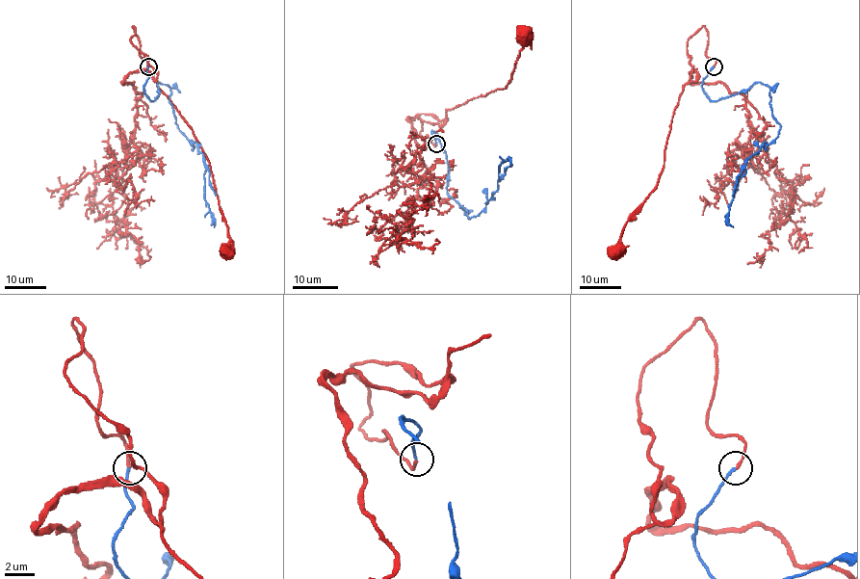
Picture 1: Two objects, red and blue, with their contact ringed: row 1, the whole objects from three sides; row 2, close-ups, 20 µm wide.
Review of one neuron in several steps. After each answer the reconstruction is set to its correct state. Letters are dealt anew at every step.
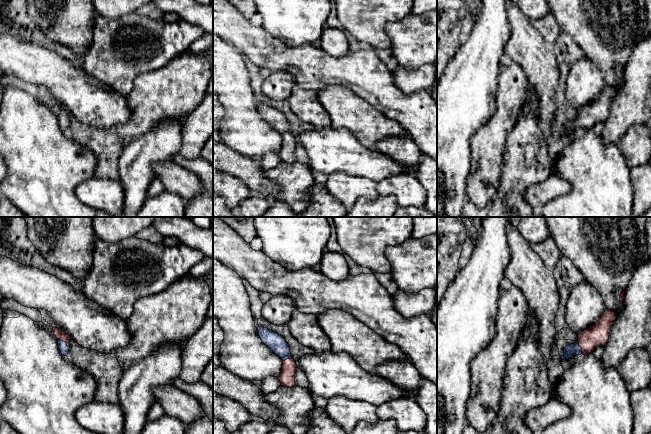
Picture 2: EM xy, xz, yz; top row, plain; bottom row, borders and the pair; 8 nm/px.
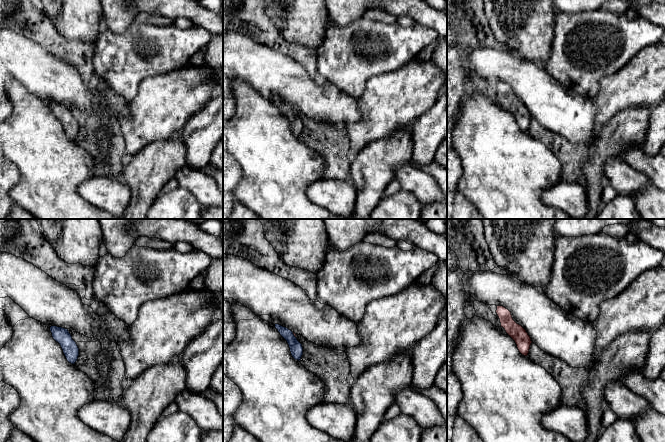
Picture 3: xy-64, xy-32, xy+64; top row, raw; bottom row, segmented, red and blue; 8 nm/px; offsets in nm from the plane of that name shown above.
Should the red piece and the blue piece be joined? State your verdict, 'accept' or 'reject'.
accept

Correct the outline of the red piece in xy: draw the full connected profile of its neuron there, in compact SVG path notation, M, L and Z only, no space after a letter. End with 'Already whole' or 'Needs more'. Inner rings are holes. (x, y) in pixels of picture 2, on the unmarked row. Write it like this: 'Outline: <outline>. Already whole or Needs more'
Outline: M53 103L54 111L58 116L58 123L62 131L67 132L70 125L71 113L65 109L62 105Z. Needs more

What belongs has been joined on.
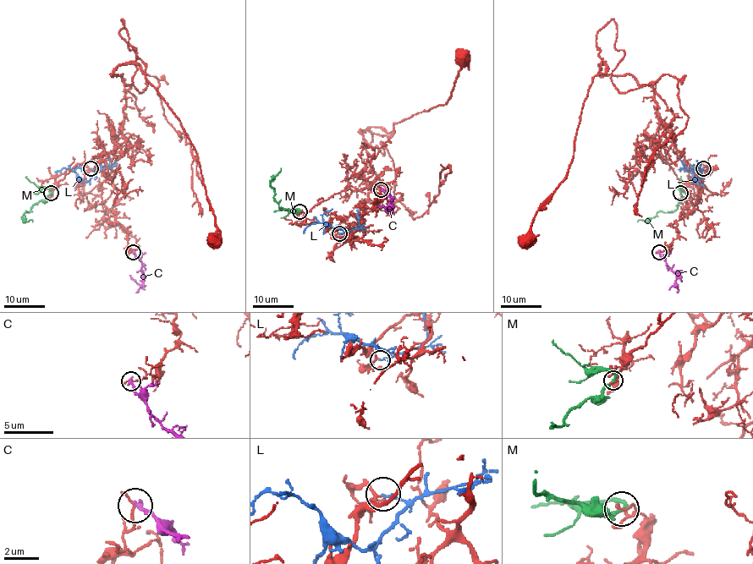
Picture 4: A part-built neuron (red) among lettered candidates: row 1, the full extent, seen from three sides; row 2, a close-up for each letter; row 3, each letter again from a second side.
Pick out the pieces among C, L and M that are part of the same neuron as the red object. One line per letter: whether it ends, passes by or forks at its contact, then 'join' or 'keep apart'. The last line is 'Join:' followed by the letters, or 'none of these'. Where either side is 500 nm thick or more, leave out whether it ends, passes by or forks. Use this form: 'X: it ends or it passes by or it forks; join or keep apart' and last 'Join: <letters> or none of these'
C: it ends; keep apart
L: it ends; keep apart
M: it passes by; keep apart
Join: none of these

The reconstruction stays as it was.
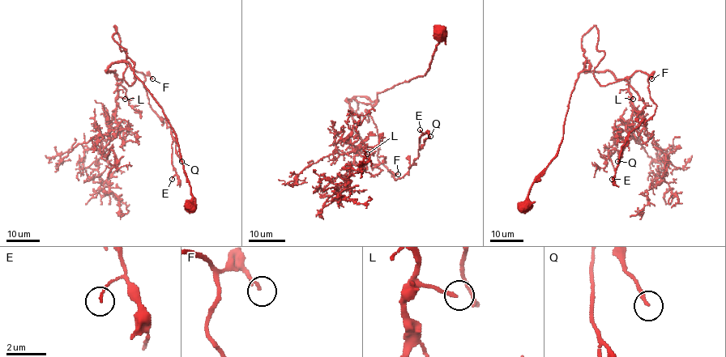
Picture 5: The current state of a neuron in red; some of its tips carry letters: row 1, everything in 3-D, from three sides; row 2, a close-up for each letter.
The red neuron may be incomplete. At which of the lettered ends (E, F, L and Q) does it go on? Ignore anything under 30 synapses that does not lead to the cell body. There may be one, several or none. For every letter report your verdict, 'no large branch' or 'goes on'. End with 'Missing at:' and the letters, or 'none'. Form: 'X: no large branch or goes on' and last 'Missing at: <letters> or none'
E: no large branch
F: no large branch
L: goes on
Q: no large branch
Missing at: L

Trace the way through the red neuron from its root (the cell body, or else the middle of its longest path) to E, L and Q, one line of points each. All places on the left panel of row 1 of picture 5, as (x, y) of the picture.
E: (190, 206), (176, 133), (114, 26), (123, 79), (144, 75), (151, 109), (170, 128), (172, 179)
L: (190, 206), (172, 128), (130, 65), (115, 62), (106, 70), (121, 79), (117, 92), (125, 99)
Q: (190, 206), (176, 133), (114, 26), (123, 79), (144, 75), (181, 161)

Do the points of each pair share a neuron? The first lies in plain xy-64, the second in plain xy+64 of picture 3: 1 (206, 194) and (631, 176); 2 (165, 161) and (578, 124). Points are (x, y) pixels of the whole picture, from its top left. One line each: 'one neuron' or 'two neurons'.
1: one neuron
2: two neurons

